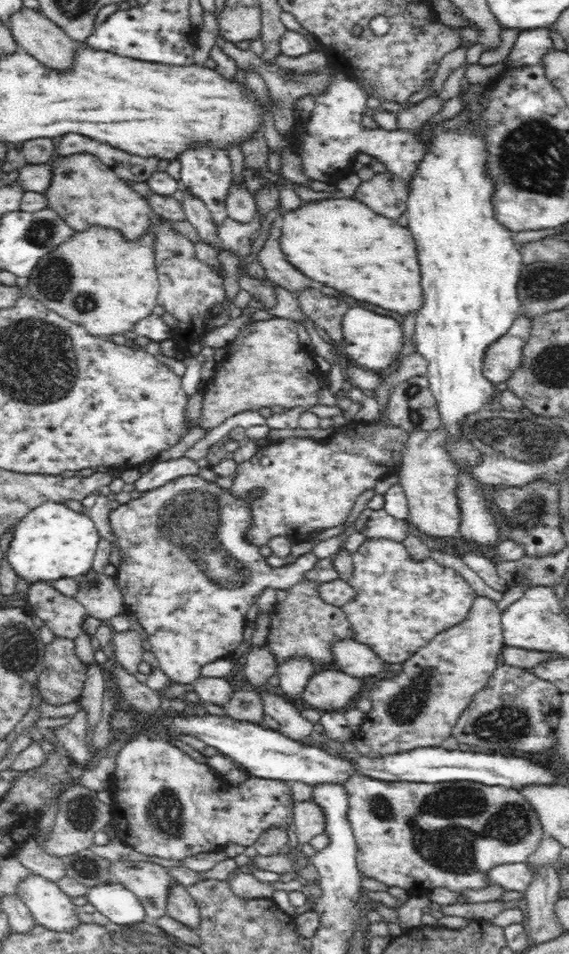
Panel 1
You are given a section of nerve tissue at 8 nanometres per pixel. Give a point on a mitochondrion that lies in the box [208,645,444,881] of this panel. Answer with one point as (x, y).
(410, 703)

